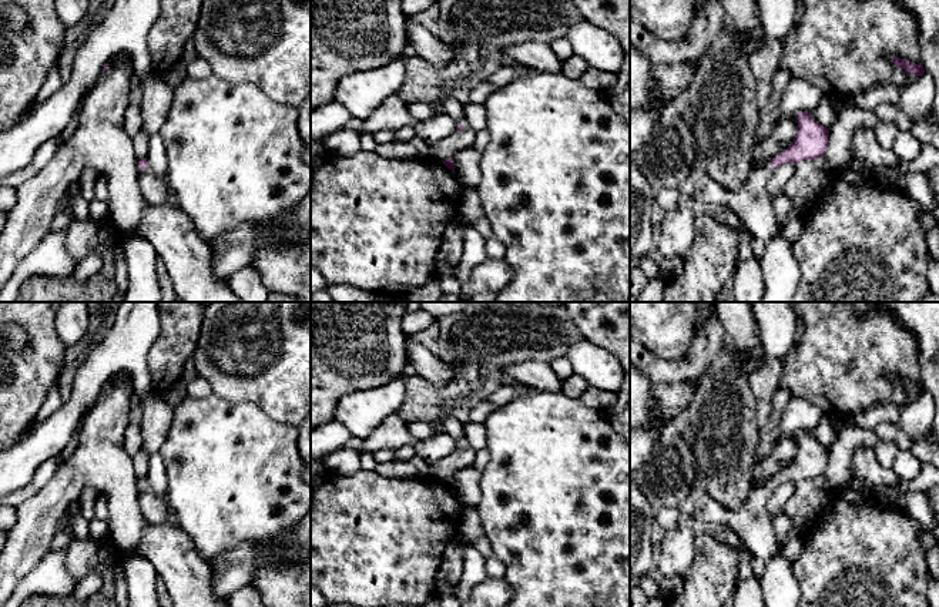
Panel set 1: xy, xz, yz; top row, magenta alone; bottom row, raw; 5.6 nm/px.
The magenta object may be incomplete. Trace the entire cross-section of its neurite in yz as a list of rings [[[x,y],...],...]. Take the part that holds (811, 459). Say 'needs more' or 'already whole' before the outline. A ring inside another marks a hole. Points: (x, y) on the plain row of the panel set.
already whole; [[[798,430],[798,450],[789,466],[772,477],[772,487],[784,482],[799,482],[824,476],[828,466],[829,449],[815,440],[808,430]]]

